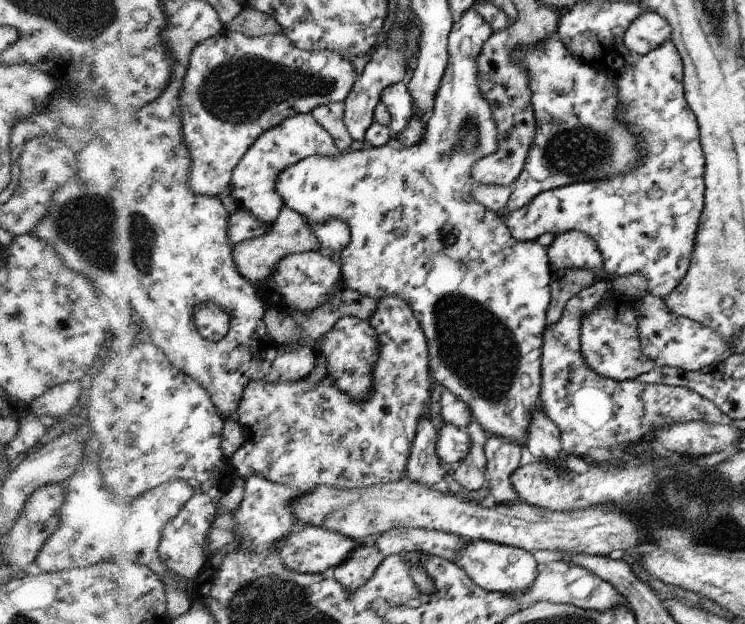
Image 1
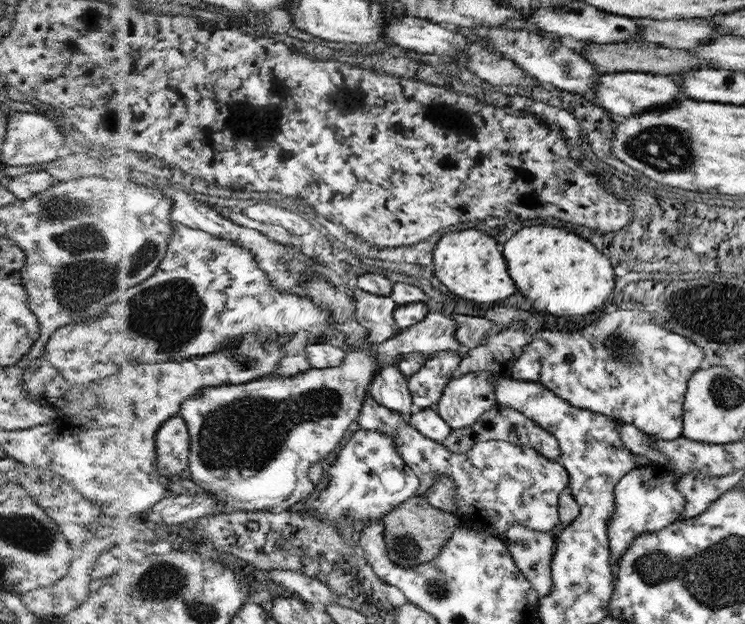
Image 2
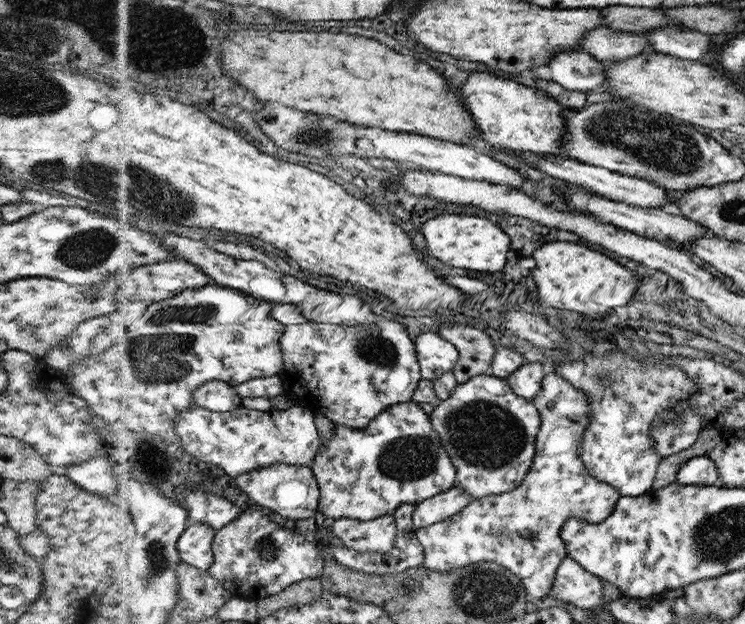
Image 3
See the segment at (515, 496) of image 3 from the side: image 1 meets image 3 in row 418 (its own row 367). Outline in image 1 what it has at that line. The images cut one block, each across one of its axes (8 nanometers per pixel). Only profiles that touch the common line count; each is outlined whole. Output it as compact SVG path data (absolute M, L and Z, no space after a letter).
M609 278L597 280L591 286L583 288L565 304L559 321L553 324L547 323L543 334L541 334L540 390L537 402L544 408L545 414L560 428L562 455L574 455L588 460L586 452L589 448L603 448L618 456L624 452L624 448L631 446L631 444L639 444L641 441L652 442L653 428L689 422L689 420L712 423L713 425L729 425L728 416L717 410L708 399L701 398L695 391L672 385L645 383L642 378L618 382L596 374L585 363L580 354L581 318L584 318L585 314L593 313L593 310L596 310L601 302L605 302L609 296L612 296L613 292Z

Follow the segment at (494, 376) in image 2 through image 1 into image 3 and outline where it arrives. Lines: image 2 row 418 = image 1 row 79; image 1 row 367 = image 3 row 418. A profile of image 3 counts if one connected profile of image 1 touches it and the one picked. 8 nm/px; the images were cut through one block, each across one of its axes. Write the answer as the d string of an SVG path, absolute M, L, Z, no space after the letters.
M487 373L457 383L448 398L434 404L429 417L436 432L441 432L440 444L449 448L457 464L455 483L472 500L512 491L527 474L535 455L540 414L531 400L516 396L504 379Z

